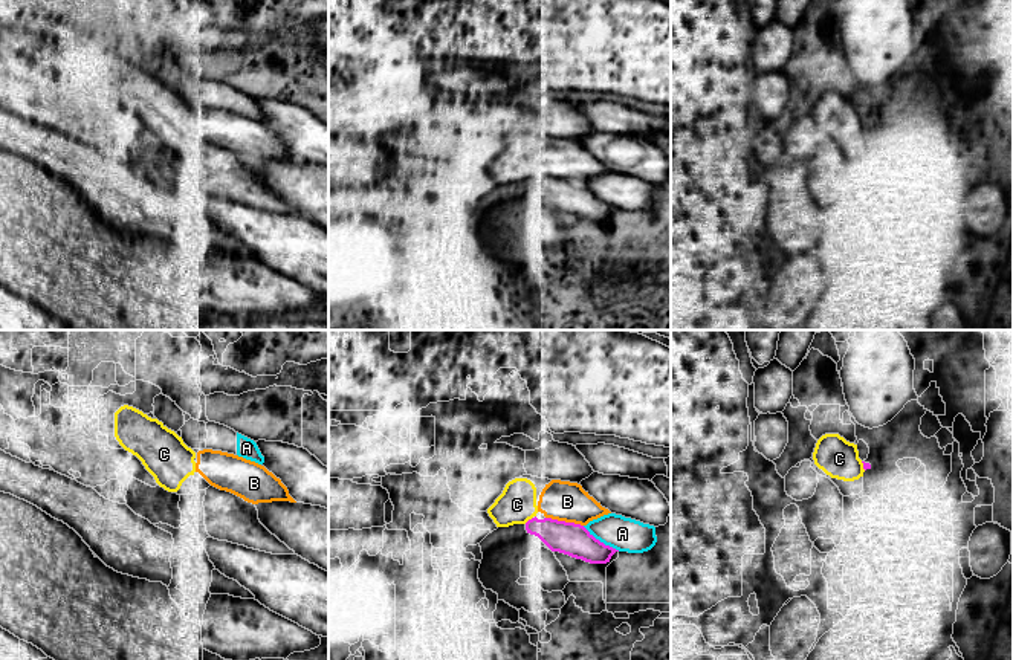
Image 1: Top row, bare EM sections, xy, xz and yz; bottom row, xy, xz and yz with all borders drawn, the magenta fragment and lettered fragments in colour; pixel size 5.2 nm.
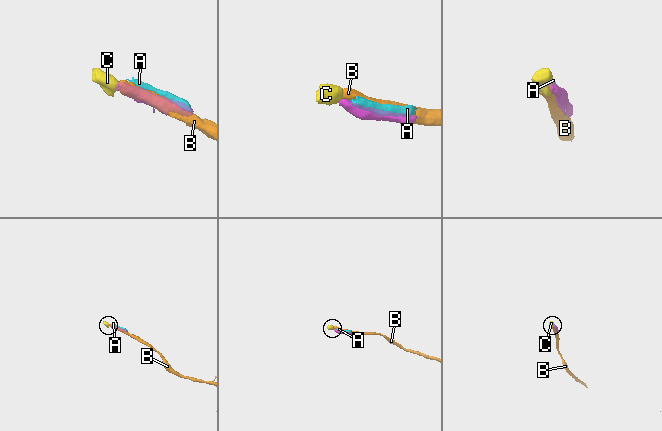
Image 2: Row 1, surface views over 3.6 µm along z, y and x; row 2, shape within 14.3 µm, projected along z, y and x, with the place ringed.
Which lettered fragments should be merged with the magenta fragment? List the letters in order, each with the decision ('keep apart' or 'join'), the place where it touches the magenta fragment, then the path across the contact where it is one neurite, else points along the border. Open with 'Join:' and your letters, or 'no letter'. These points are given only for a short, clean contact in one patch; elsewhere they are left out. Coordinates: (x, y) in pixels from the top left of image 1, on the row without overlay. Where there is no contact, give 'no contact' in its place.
Join: no letter
A: keep apart; contact xz (599, 199)
B: keep apart; contact xz (564, 179)
C: keep apart; contact xz (529, 177)

